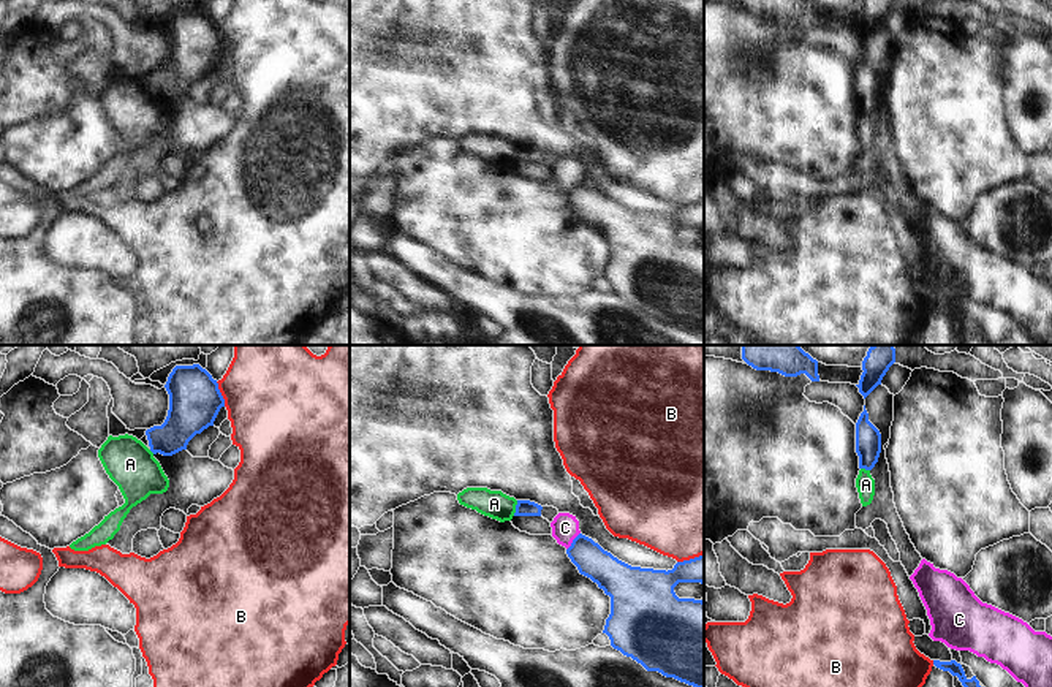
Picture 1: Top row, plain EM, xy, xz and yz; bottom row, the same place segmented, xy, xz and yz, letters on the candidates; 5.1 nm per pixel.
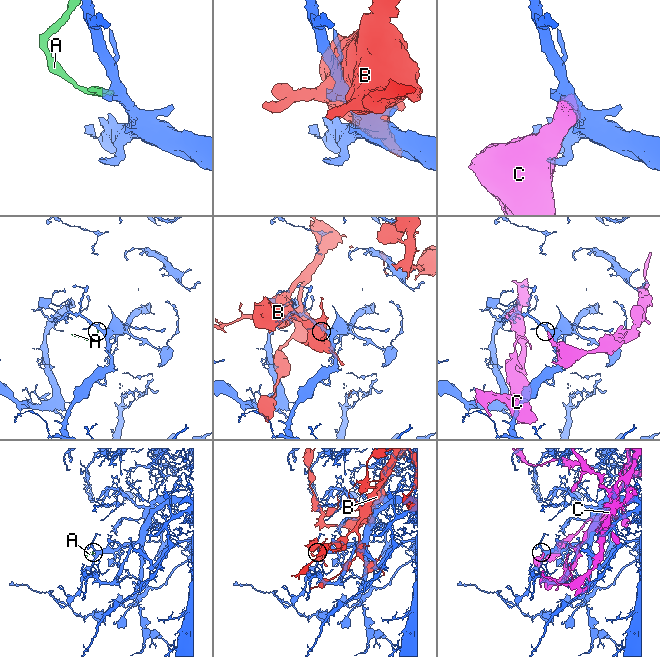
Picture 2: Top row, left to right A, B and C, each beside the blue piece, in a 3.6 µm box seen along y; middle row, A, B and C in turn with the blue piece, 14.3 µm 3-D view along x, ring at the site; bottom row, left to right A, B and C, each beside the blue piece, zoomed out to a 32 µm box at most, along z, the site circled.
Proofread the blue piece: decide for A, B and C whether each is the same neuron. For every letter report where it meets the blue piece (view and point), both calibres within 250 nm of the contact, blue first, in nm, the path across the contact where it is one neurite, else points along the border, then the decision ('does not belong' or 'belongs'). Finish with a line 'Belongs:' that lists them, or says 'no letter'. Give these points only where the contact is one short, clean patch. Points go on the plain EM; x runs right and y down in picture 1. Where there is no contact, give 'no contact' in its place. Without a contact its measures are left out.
A: meets blue in xz at (516, 154); 80 nm thick on the blue side, 140 nm on the other; border along xz (518, 146), (513, 160); does not belong
B: meets blue in xy at (220, 40); 260 nm thick on the blue side, 440 nm on the other; does not belong
C: meets blue in xz at (573, 187); 170 nm thick on the blue side, 140 nm on the other; does not belong
Belongs: no letter

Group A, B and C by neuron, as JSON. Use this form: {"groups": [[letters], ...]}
{"groups": [["A"], ["B"], ["C"]]}

